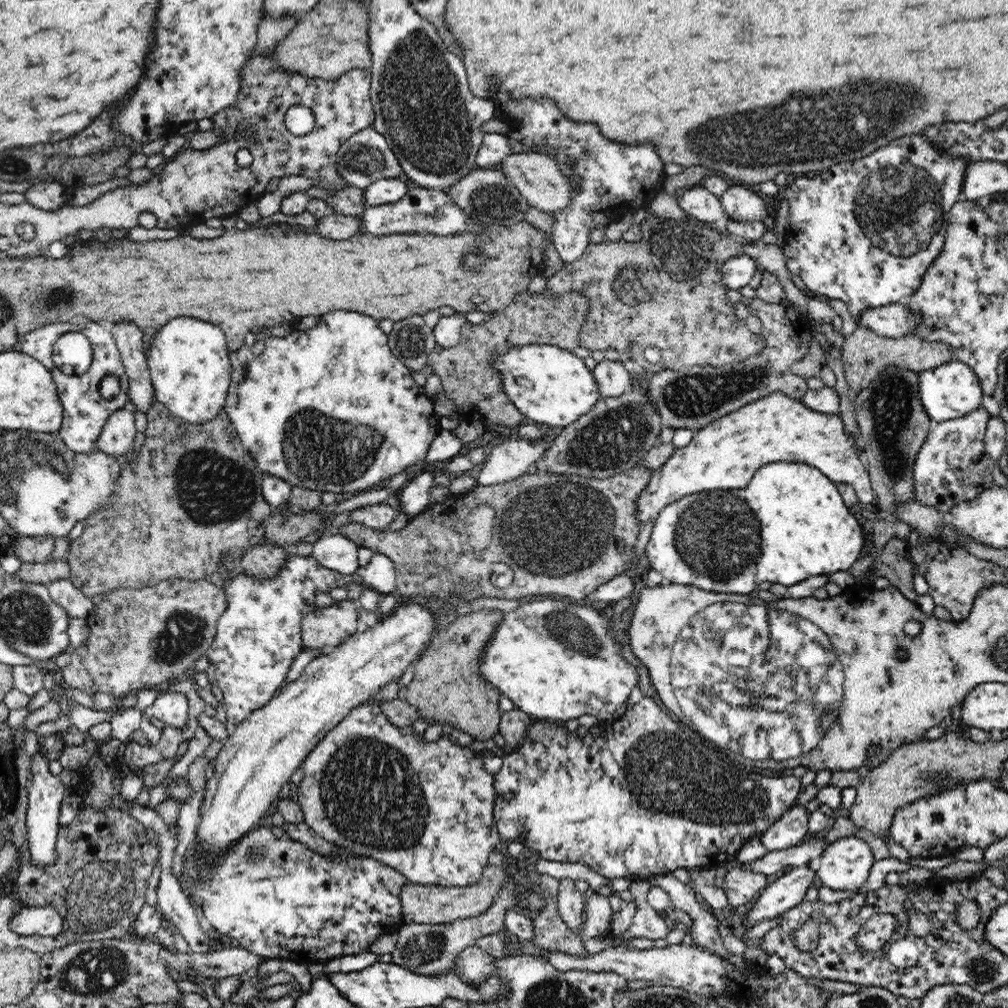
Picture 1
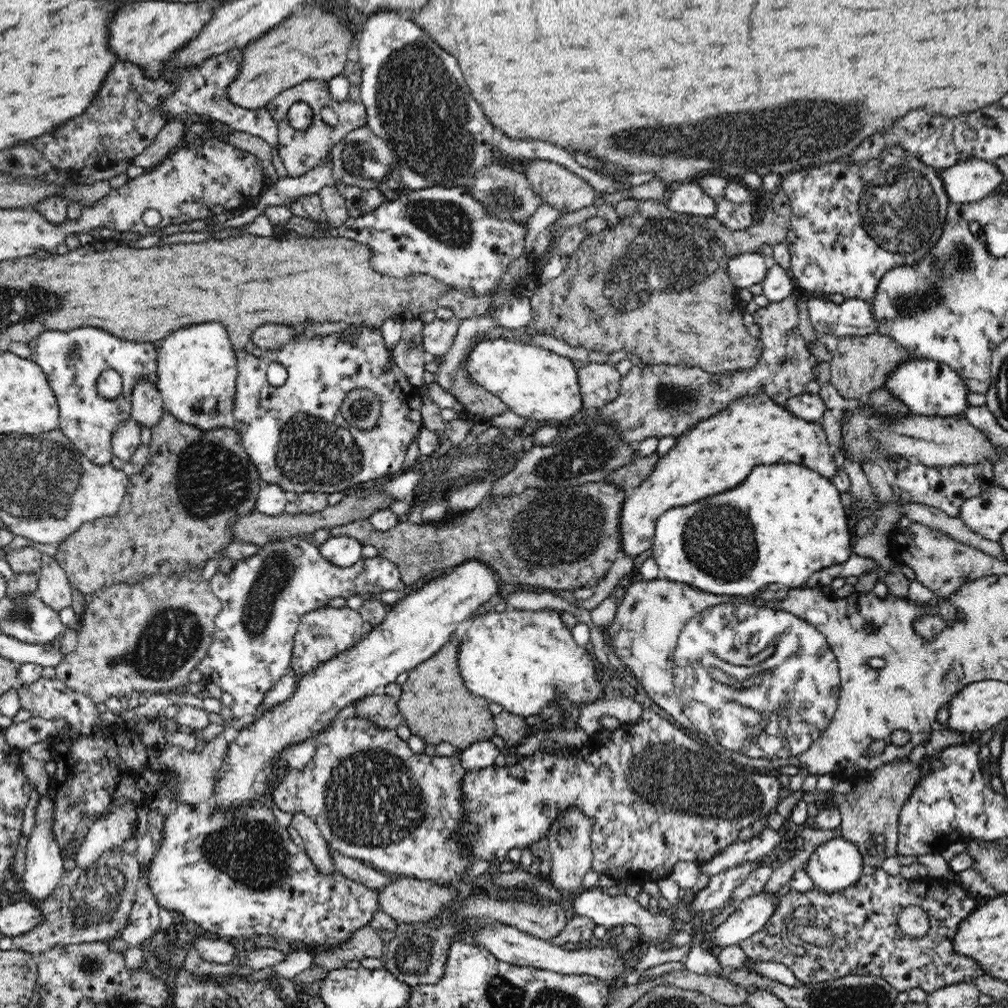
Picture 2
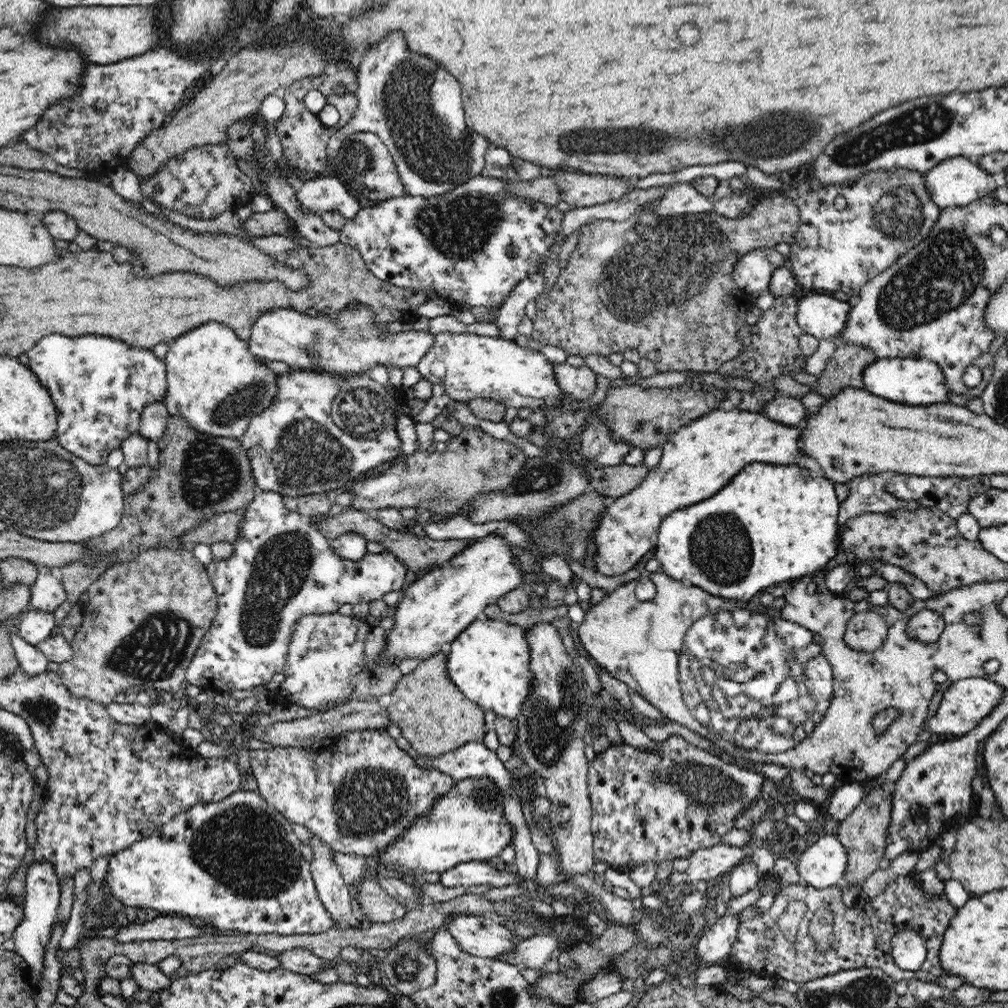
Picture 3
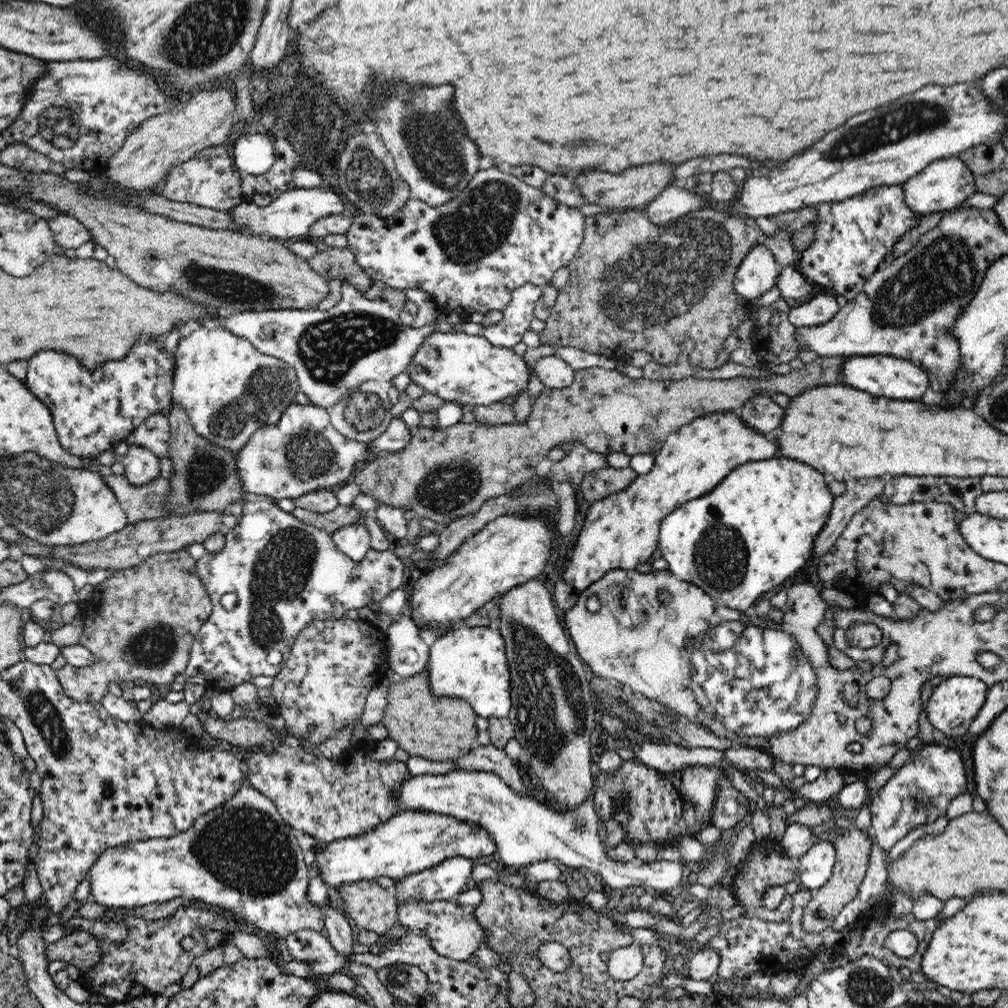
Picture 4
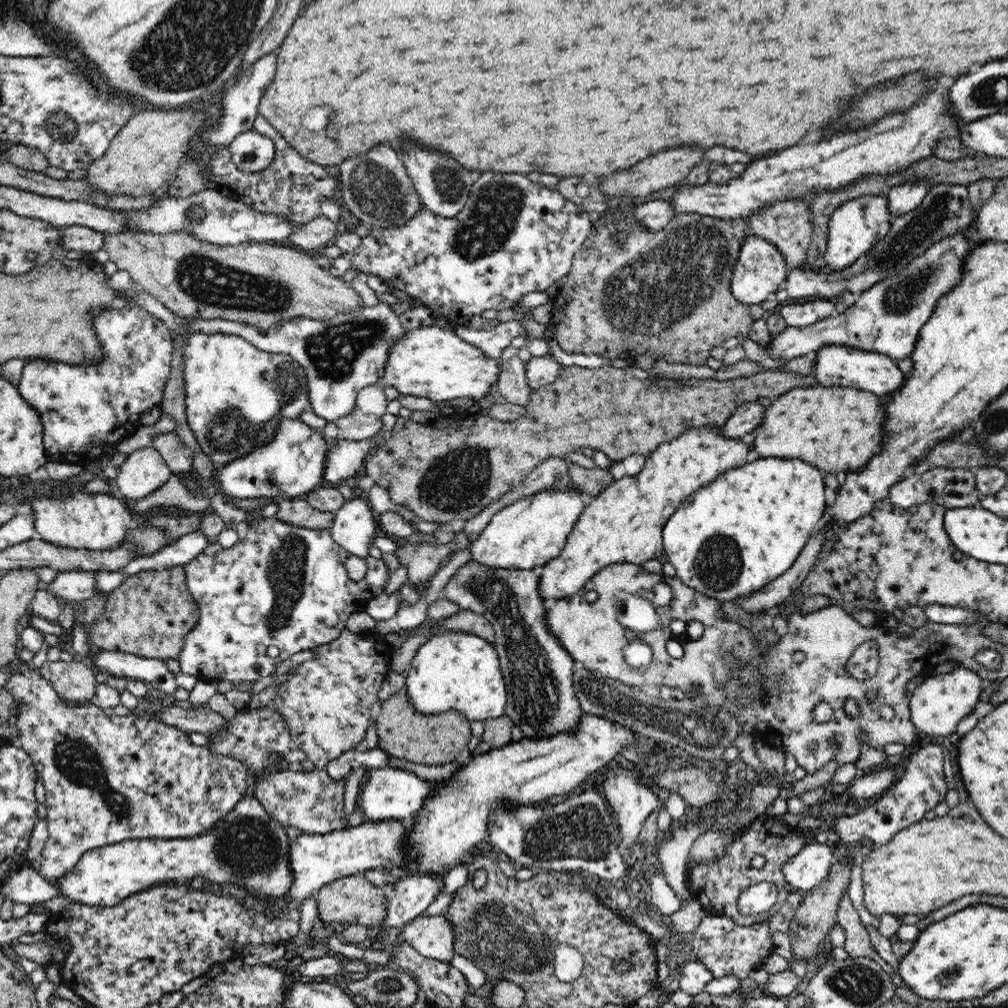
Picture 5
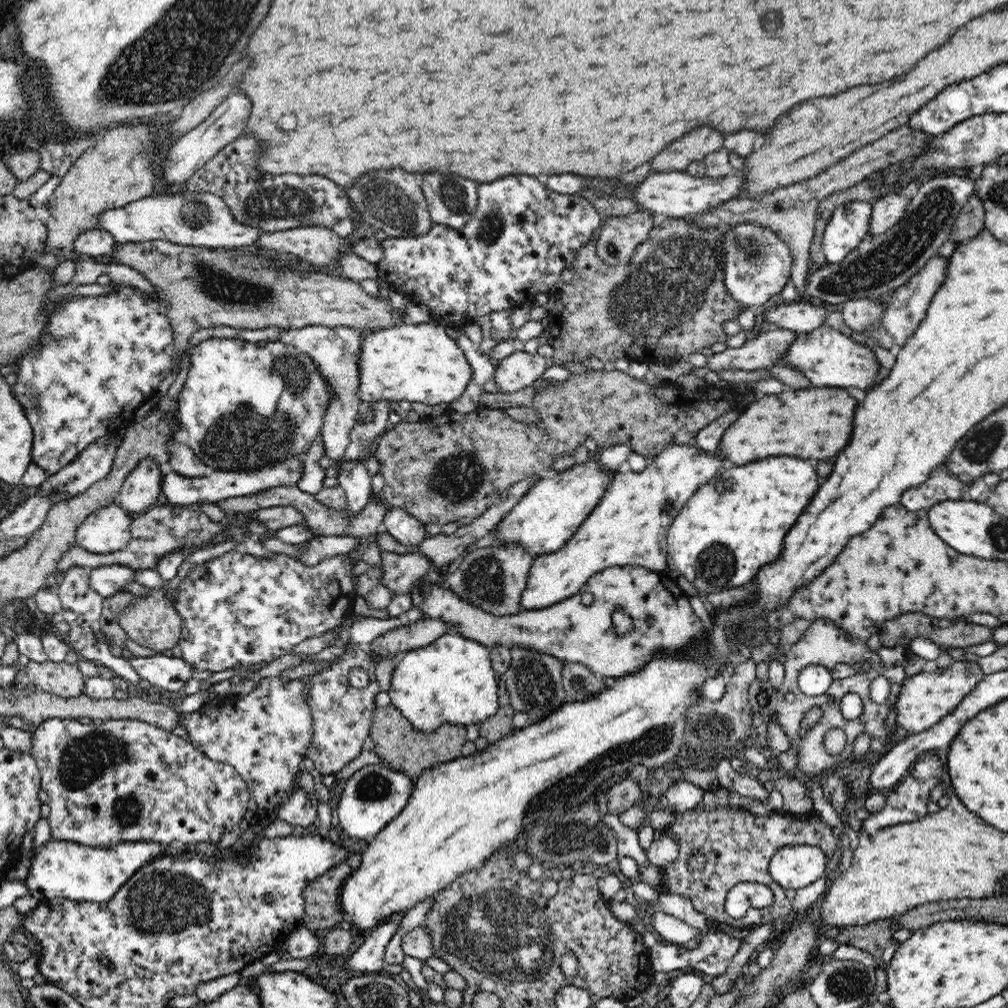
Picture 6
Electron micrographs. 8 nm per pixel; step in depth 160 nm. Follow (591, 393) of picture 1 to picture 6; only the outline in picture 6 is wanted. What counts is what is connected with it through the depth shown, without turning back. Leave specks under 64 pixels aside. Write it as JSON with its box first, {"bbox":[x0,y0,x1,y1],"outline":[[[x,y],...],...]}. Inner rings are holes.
{"bbox":[358,324,470,405],"outline":[[[404,324],[384,330],[372,331],[364,336],[360,342],[360,354],[358,354],[358,401],[374,404],[380,401],[400,402],[409,400],[422,402],[422,404],[436,405],[441,402],[452,402],[464,392],[464,386],[470,382],[470,363],[466,360],[462,349],[458,347],[456,340],[446,335],[445,328],[430,324]]]}

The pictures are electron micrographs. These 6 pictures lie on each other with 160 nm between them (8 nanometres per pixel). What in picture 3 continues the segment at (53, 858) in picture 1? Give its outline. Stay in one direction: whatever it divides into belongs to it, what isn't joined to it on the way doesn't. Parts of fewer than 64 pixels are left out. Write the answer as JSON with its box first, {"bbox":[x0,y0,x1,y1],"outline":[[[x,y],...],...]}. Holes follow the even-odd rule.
{"bbox":[11,861,60,988],"outline":[[[34,861],[26,875],[26,886],[23,897],[23,914],[20,924],[14,928],[11,939],[14,941],[15,950],[26,962],[29,970],[29,980],[37,988],[42,982],[45,973],[45,948],[49,944],[52,924],[56,922],[56,910],[60,902],[60,883],[58,877],[54,875],[54,869],[50,863]]]}

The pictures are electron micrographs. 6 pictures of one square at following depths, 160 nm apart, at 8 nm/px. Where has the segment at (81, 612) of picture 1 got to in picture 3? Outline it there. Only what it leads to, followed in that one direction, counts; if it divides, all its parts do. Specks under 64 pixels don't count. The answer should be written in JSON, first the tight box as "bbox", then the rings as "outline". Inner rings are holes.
{"bbox":[29,570,66,613],"outline":[[[45,570],[38,572],[37,579],[30,585],[29,607],[44,613],[56,613],[66,599],[61,581]]]}

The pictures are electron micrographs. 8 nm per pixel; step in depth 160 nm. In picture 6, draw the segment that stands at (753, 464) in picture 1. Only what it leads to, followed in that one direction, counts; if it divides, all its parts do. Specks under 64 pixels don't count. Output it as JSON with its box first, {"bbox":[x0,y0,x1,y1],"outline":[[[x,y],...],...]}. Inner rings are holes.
{"bbox":[518,444,725,611],"outline":[[[672,444],[665,446],[660,454],[651,458],[642,472],[617,473],[596,508],[560,550],[534,555],[534,562],[526,578],[526,588],[520,594],[518,605],[526,611],[548,608],[578,594],[591,576],[605,568],[632,565],[665,573],[668,557],[667,532],[674,517],[694,492],[712,479],[723,465],[725,465],[723,460],[716,454],[703,452],[702,449],[696,449],[692,445]]]}

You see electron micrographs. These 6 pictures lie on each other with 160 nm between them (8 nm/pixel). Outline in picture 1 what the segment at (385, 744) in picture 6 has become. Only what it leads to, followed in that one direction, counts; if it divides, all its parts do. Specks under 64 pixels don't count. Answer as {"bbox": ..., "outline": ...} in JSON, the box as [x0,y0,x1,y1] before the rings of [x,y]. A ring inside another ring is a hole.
{"bbox":[405,611,503,741],"outline":[[[481,611],[462,615],[453,623],[440,630],[432,637],[431,643],[425,650],[424,656],[416,660],[414,665],[414,677],[407,686],[405,701],[414,706],[418,711],[419,720],[431,721],[430,726],[452,725],[463,733],[470,735],[472,741],[488,741],[499,733],[501,712],[498,710],[498,701],[501,696],[499,691],[479,676],[478,668],[481,660],[482,648],[490,640],[490,634],[494,632],[496,624],[502,620],[503,614],[499,611]]]}

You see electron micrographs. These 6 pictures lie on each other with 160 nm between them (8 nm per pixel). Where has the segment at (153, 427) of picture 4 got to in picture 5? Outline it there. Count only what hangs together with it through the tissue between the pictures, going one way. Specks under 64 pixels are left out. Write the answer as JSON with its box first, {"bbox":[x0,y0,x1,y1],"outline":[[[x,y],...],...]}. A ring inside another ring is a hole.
{"bbox":[155,432,194,474],"outline":[[[175,432],[157,436],[155,450],[163,457],[170,470],[176,474],[194,474],[194,451],[188,448]]]}

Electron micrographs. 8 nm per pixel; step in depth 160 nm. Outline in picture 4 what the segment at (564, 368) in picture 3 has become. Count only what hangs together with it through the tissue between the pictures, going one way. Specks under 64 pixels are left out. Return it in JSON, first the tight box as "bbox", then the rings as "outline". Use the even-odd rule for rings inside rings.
{"bbox":[532,354,574,391],"outline":[[[556,354],[539,358],[532,370],[544,386],[560,391],[567,391],[574,380],[574,369]]]}

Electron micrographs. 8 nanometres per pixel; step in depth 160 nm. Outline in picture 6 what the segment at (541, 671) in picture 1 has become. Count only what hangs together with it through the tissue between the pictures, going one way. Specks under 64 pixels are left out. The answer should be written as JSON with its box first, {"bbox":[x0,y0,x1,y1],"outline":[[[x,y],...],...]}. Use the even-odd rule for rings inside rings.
{"bbox":[386,632,499,734],"outline":[[[450,632],[439,636],[428,646],[408,650],[398,657],[389,690],[386,691],[391,705],[400,710],[402,716],[405,716],[415,730],[425,734],[436,732],[446,723],[465,727],[486,721],[496,714],[499,708],[499,684],[492,669],[489,649],[478,641]]]}

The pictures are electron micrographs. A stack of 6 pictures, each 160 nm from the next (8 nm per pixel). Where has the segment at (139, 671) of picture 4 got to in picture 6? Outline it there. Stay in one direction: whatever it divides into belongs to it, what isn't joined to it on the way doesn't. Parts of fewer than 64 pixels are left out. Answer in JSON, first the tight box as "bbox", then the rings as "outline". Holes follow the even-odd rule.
{"bbox":[6,589,182,699],"outline":[[[152,589],[147,598],[136,597],[129,610],[121,613],[118,617],[120,626],[128,633],[132,642],[152,648],[152,650],[172,649],[176,646],[182,630],[182,618],[176,613],[176,609],[166,599],[165,589]],[[29,660],[6,689],[25,686],[40,686],[43,692],[68,699],[83,694],[84,680],[77,665],[71,666],[66,661],[37,663]]]}

